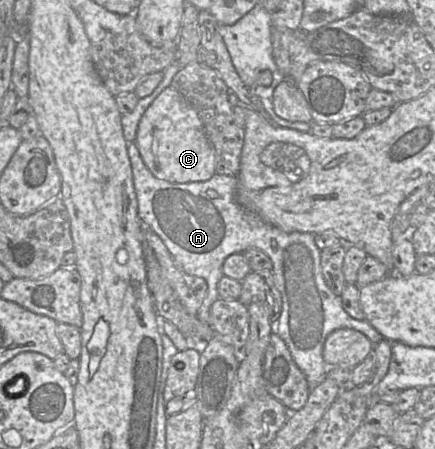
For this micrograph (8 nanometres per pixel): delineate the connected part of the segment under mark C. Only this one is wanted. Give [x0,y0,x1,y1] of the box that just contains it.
[134,86,216,183]

